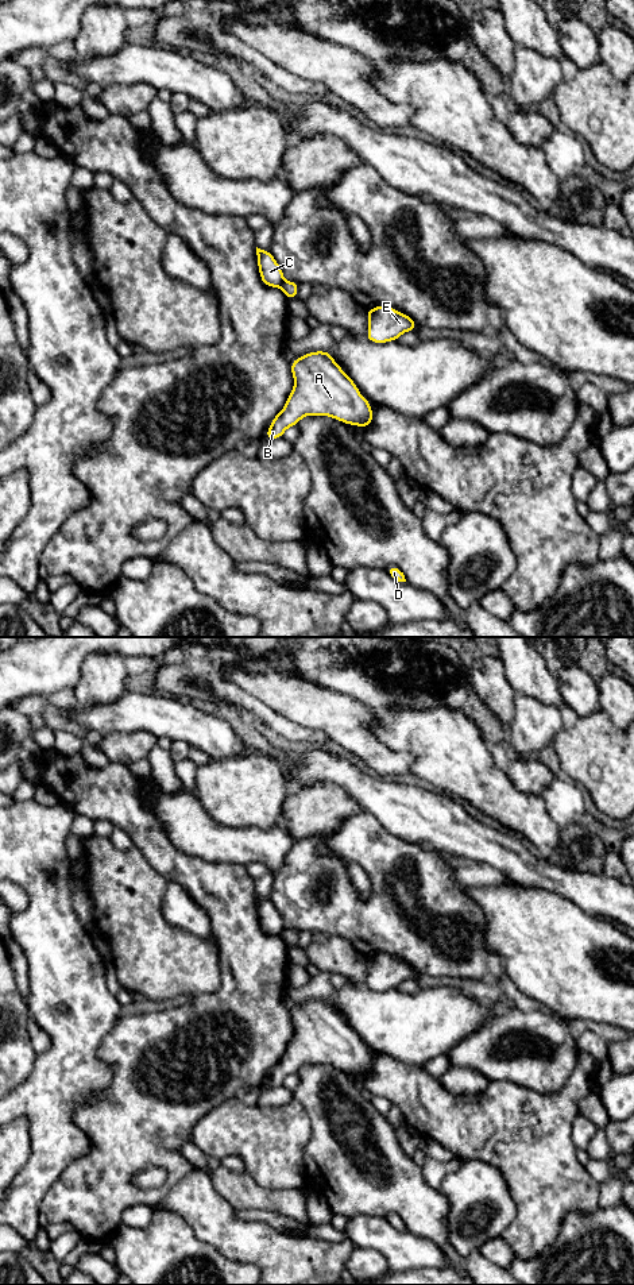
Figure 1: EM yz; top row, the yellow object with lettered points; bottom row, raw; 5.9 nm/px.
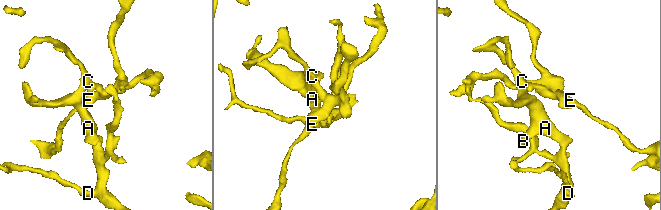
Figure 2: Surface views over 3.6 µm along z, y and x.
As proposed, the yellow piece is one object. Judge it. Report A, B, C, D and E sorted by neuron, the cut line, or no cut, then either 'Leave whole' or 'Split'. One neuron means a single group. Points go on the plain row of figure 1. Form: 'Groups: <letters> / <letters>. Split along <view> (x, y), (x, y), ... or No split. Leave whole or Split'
Groups: A B C D / E. Split along yz (283, 927), (281, 936). Split

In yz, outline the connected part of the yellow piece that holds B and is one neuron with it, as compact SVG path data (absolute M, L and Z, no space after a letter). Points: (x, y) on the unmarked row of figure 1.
M308 1000L294 1007L290 1016L294 1035L264 1085L283 1085L283 1080L305 1064L328 1064L355 1074L372 1072L371 1051L330 1000Z

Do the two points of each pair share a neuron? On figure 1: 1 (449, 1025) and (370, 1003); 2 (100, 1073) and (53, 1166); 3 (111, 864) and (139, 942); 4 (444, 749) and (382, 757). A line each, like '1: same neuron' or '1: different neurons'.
1: same neuron
2: same neuron
3: same neuron
4: different neurons

